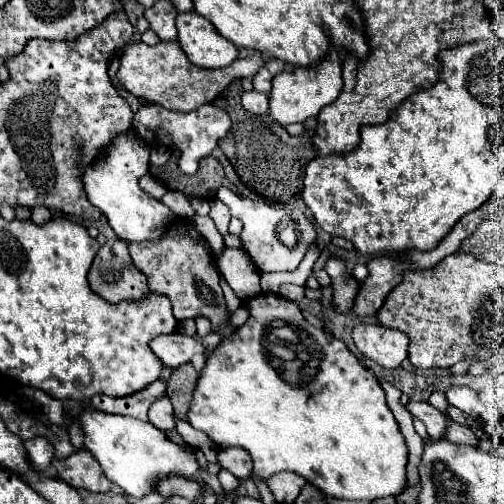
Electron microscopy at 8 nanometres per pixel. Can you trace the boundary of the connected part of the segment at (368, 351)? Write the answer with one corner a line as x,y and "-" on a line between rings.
362,323
354,327
352,337
358,351
382,367
400,367
408,357
408,337
398,329

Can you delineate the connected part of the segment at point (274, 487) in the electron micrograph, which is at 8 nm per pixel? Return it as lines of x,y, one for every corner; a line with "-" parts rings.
282,471
282,473
274,473
270,479
266,479
266,485
270,489
270,493
274,495
276,503
292,503
302,485
306,485
306,481
302,477
298,477
296,473
290,471

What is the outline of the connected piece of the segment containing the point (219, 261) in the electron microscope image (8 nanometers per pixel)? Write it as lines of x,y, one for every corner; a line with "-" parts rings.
224,247
220,255
212,255
218,273
234,289
240,301
250,301
260,293
260,273
258,267
246,257
246,251

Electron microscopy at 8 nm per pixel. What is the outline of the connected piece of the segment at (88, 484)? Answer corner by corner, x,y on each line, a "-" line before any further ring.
86,449
74,451
68,459
52,461
58,477
72,487
84,487
88,491
110,491
112,483
102,473
94,455

